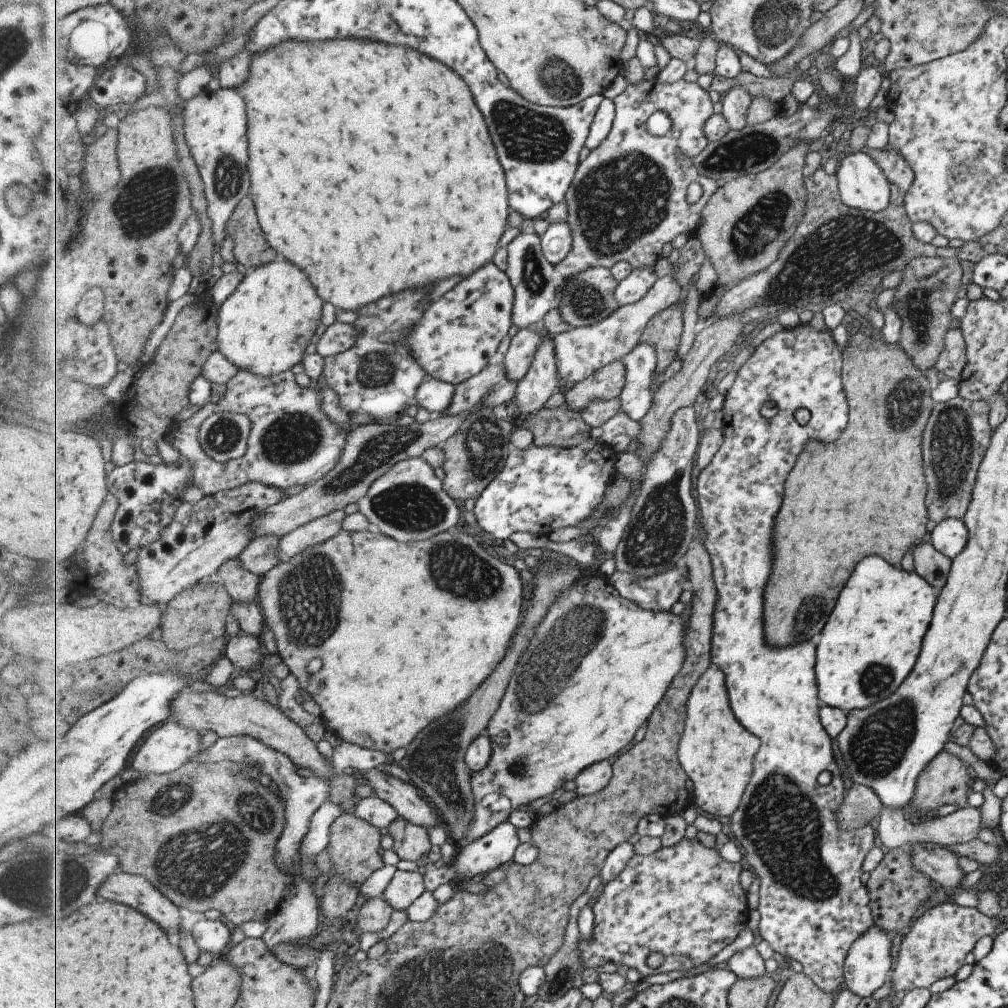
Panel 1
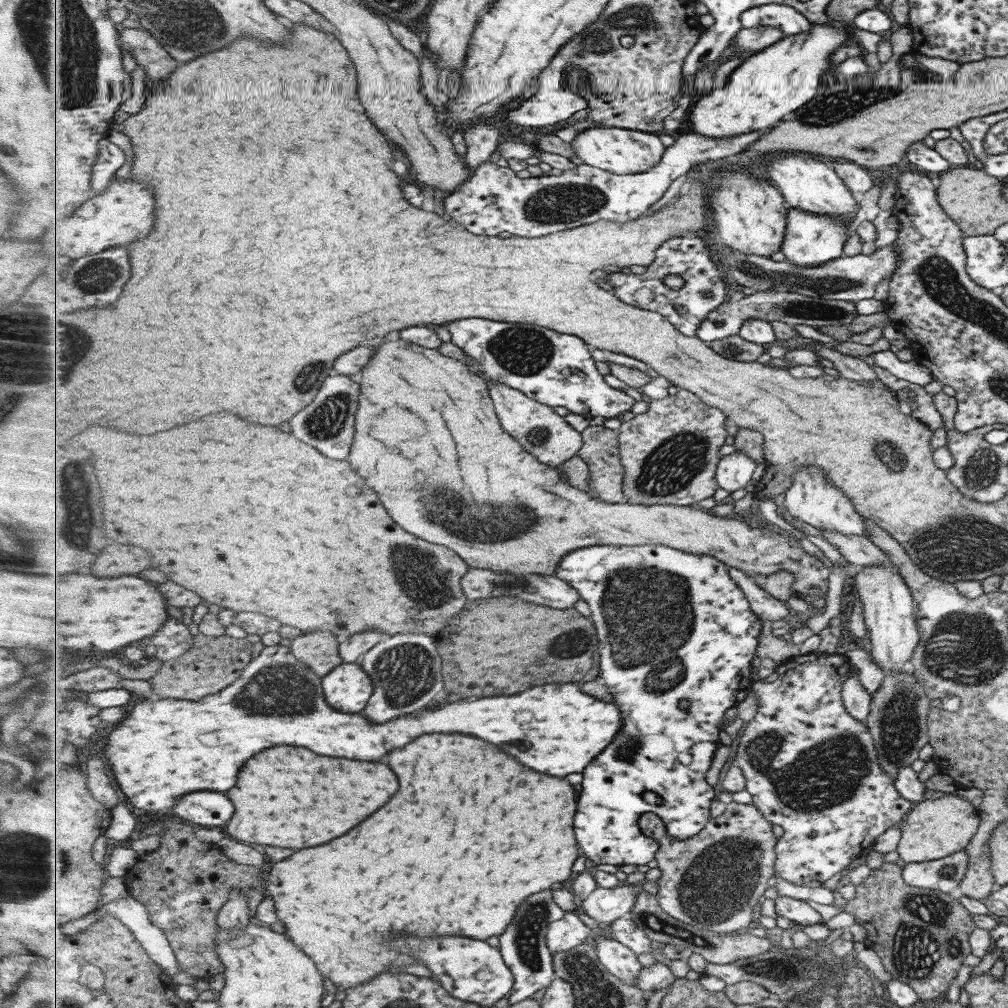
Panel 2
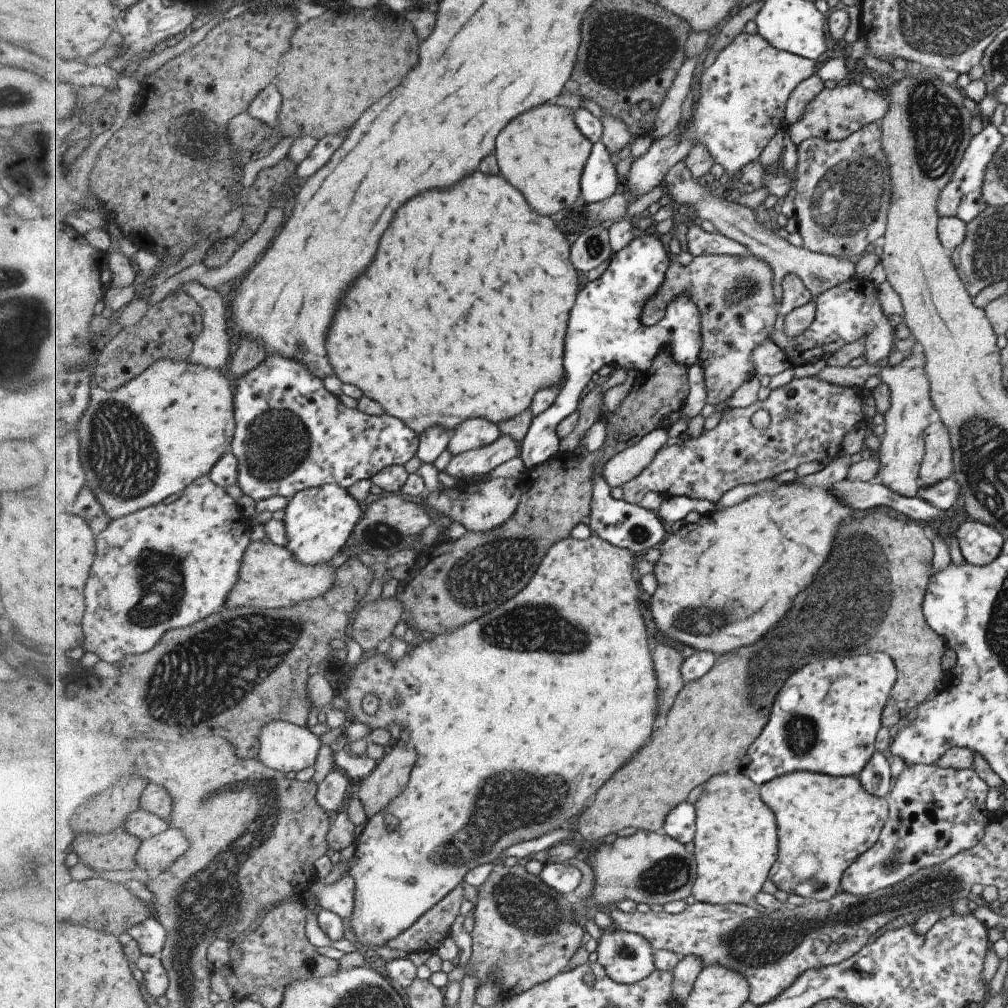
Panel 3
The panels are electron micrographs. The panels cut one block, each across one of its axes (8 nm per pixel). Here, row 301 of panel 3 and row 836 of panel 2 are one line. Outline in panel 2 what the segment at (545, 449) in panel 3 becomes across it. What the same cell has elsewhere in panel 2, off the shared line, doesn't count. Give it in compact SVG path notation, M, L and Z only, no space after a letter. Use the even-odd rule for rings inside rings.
M660 544L587 546L587 548L569 552L561 560L560 566L557 566L556 576L577 589L581 599L588 604L591 610L591 618L595 622L597 642L599 642L600 679L608 686L609 692L614 696L614 703L619 706L620 712L623 712L621 732L617 733L617 737L613 739L613 744L609 745L609 750L605 750L601 754L601 758L597 758L593 762L593 766L589 766L589 770L583 772L584 782L579 786L579 806L575 821L576 838L580 843L582 854L585 854L595 864L608 864L616 867L623 865L643 866L649 864L651 860L656 860L656 854L661 849L660 844L655 842L653 838L646 836L641 829L640 821L643 816L648 813L658 815L669 830L670 837L679 841L695 838L712 820L711 804L715 801L717 792L715 792L715 787L709 784L706 777L711 769L717 749L725 743L722 729L727 710L736 707L739 702L743 702L745 696L752 692L753 679L756 678L752 664L760 646L761 630L766 622L753 611L743 589L733 579L731 568L715 555L695 554L691 551ZM647 790L656 793L662 802L660 804L645 802L641 794Z

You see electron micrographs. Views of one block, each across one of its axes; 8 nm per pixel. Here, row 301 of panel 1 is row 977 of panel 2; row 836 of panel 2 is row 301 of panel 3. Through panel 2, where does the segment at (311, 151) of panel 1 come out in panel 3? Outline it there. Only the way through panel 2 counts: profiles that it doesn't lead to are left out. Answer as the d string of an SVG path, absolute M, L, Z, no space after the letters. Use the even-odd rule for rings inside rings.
M477 170L477 174L471 174L465 182L449 190L429 190L429 194L421 194L421 198L415 200L417 202L409 202L409 206L401 206L401 214L393 218L389 234L381 240L381 254L377 254L377 262L373 262L373 266L369 266L369 270L353 282L353 290L345 294L341 310L337 310L337 322L329 332L329 360L343 382L359 386L364 397L381 402L384 413L399 418L419 434L427 433L433 426L447 426L453 430L467 418L479 416L489 418L495 424L511 420L531 408L541 388L559 386L561 378L568 378L564 362L565 334L569 316L579 297L579 272L571 262L571 244L557 228L555 220L537 214L525 196L503 176L491 176Z

